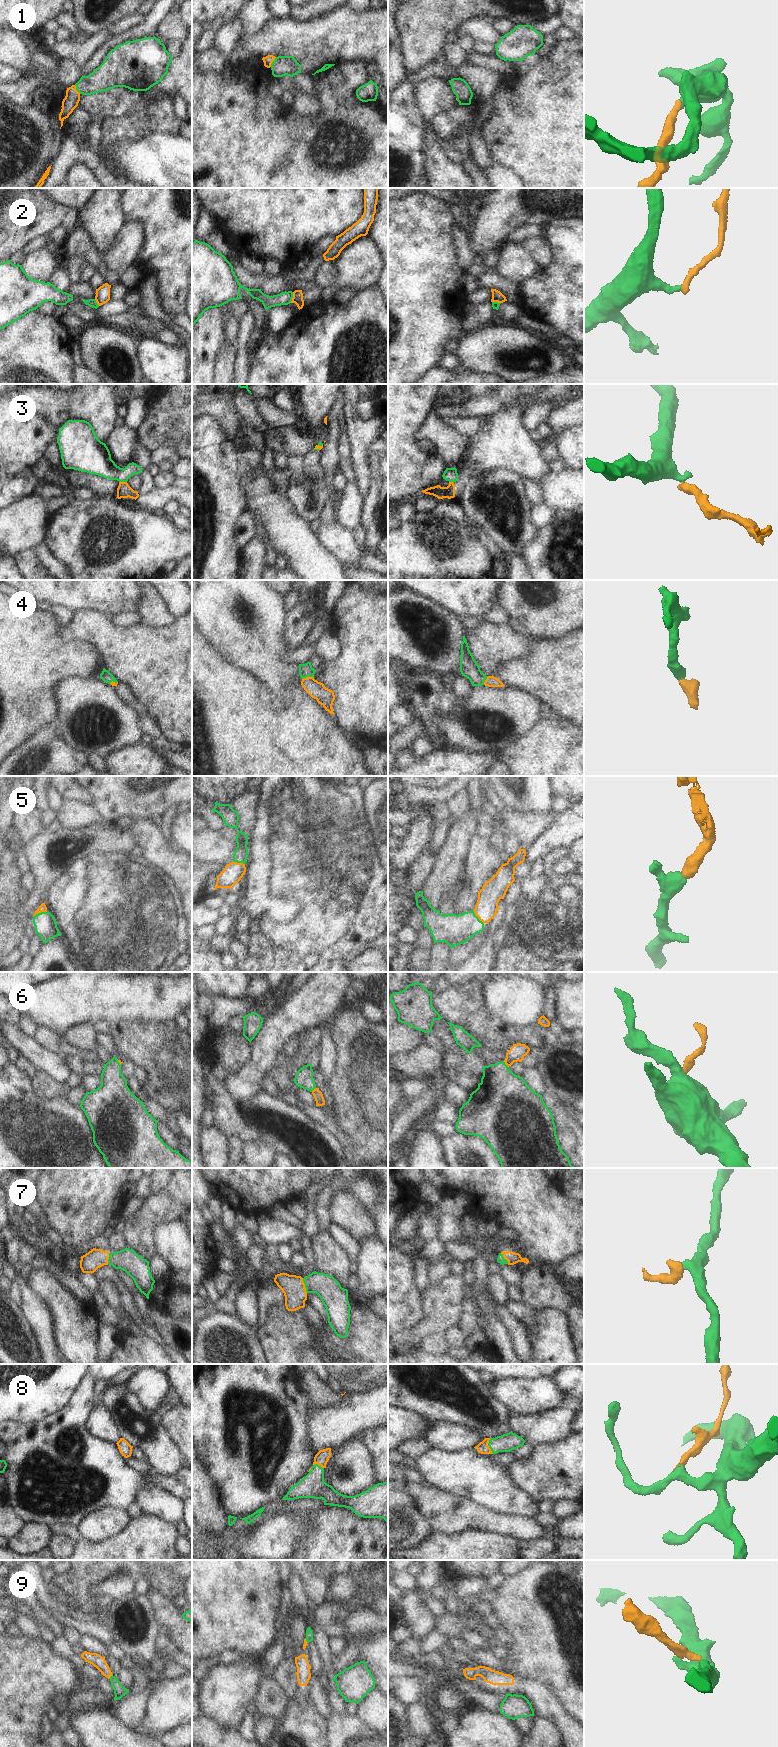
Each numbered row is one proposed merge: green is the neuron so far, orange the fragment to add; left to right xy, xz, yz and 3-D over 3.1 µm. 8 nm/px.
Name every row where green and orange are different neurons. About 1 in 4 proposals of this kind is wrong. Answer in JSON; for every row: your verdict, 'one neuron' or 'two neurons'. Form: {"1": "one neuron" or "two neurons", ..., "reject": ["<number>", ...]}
{"1": "one neuron", "2": "two neurons", "3": "two neurons", "4": "one neuron", "5": "one neuron", "6": "two neurons", "7": "one neuron", "8": "one neuron", "9": "two neurons", "reject": ["2", "3", "6", "9"]}

